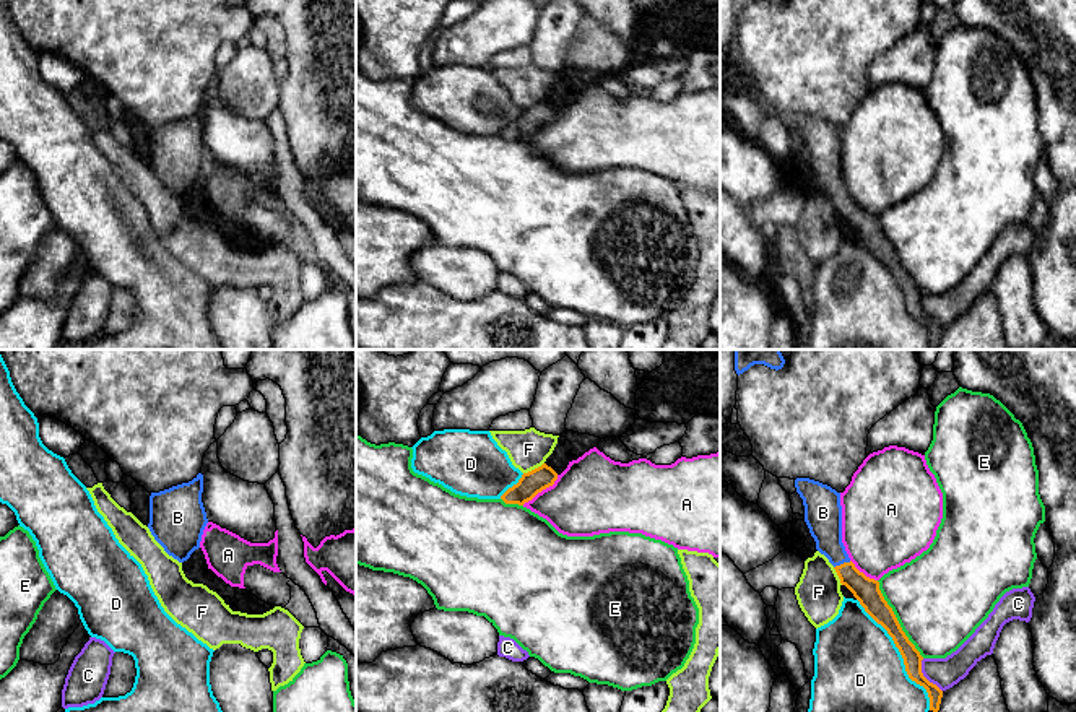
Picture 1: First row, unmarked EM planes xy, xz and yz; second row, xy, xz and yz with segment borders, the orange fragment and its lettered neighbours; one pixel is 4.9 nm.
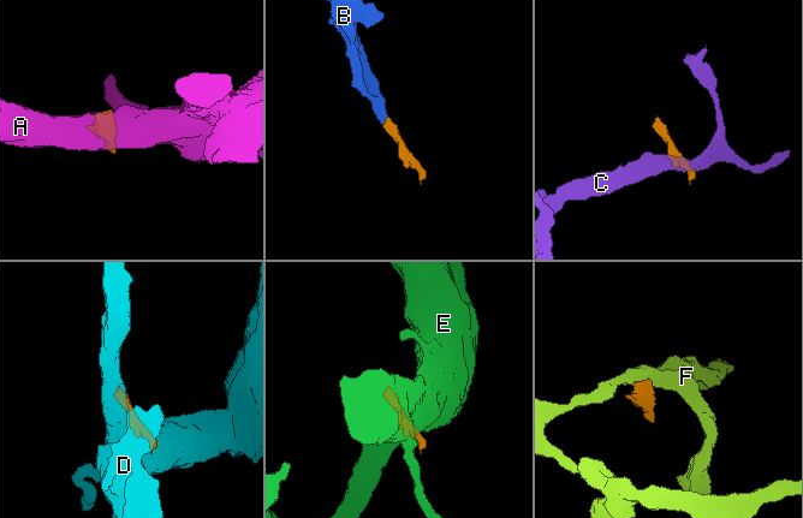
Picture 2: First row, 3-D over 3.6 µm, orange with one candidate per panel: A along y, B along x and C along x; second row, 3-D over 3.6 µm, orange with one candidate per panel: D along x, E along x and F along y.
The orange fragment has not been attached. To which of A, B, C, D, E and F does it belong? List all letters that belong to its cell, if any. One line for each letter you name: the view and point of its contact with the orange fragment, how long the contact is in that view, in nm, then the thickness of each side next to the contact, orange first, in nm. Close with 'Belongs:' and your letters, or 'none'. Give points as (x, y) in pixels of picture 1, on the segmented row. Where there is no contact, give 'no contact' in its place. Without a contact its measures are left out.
B: contact yz (844, 563); length 90 nm; calibres 130 and 180 nm
Belongs: B

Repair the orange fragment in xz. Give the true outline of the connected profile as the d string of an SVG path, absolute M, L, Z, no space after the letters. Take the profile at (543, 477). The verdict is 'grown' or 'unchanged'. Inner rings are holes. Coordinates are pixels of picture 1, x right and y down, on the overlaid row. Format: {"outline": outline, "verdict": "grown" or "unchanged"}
{"outline": "M543 463L541 467L523 473L517 484L509 488L501 499L505 504L518 504L531 501L538 493L554 484L558 473Z", "verdict": "unchanged"}

